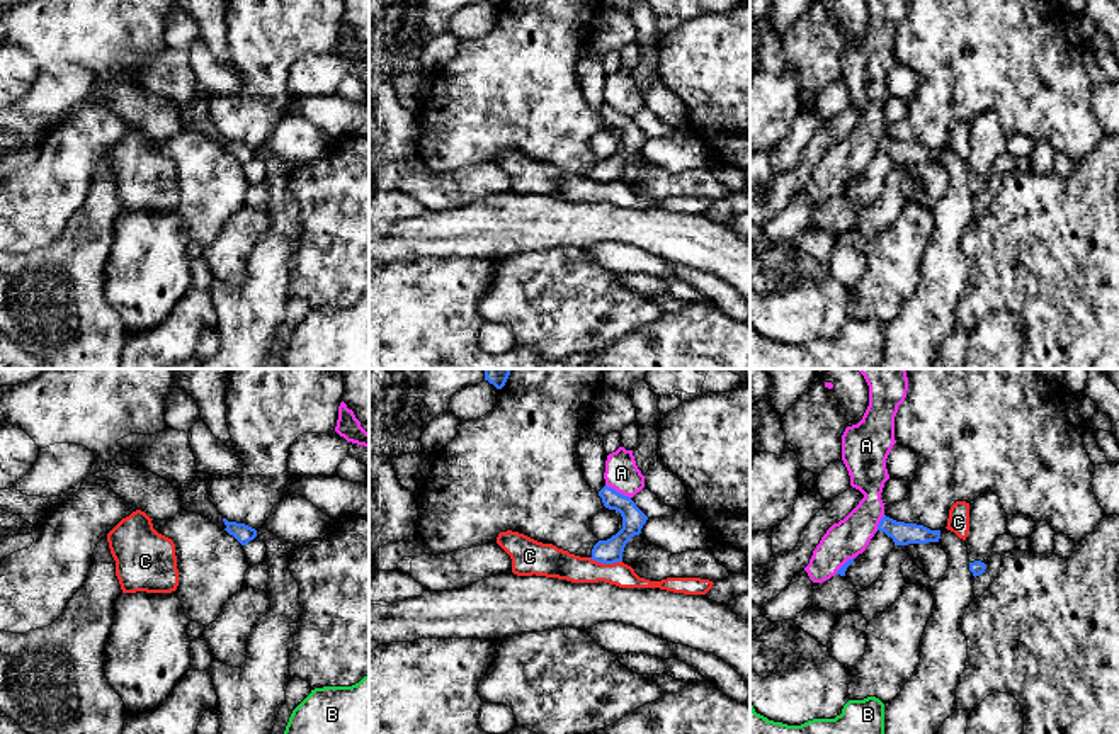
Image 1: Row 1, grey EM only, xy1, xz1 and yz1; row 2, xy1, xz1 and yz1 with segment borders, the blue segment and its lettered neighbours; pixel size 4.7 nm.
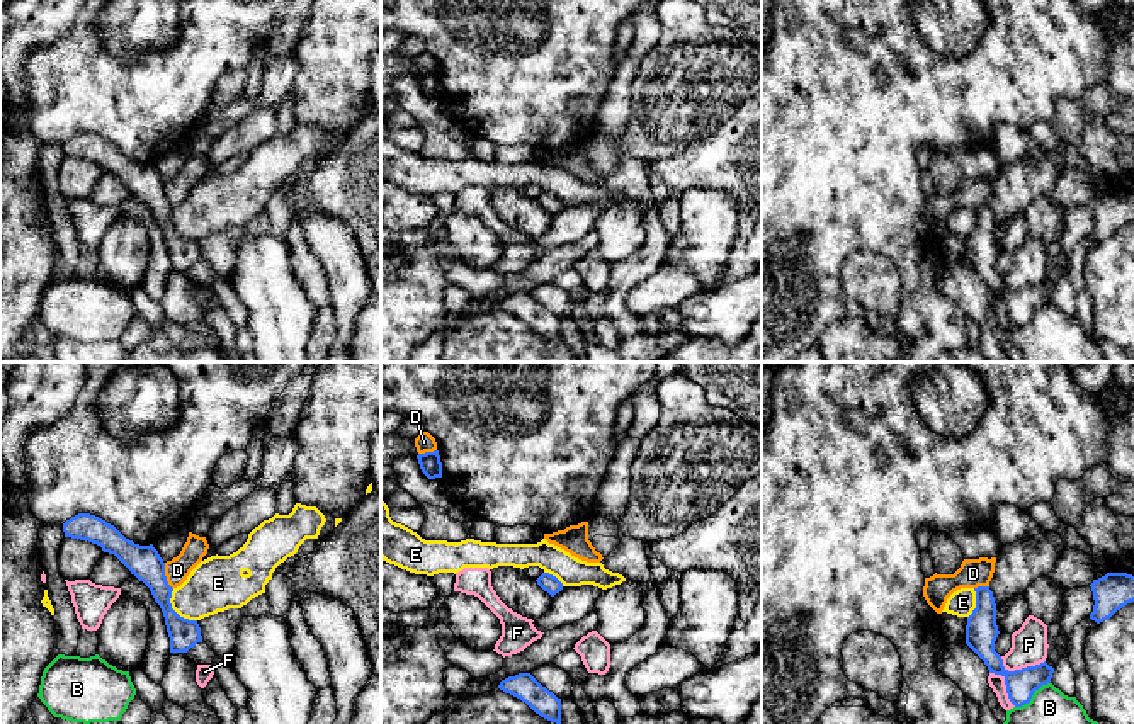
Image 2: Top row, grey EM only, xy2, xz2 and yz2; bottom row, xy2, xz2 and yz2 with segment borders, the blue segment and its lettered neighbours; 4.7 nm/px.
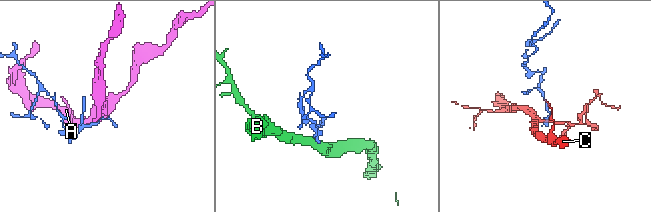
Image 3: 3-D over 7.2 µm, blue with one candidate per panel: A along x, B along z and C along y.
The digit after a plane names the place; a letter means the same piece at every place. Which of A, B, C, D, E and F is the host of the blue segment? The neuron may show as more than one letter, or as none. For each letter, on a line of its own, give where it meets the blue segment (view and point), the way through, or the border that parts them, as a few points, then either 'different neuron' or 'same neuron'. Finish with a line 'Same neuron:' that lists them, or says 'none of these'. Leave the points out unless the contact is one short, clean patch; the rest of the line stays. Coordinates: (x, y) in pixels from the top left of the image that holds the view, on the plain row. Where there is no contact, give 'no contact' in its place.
A: contact xz1 (616, 111); border xz1 (606, 104), (630, 118); different neuron
B: contact yz2 (1032, 313); border yz2 (1049, 301), (1043, 303), (1027, 322), (1015, 327); different neuron
C: contact xz1 (606, 182); border xz1 (589, 177), (599, 182), (621, 180); different neuron
D: contact xy2 (165, 196); different neuron
E: contact xy2 (174, 230); border xy2 (172, 208), (170, 225), (181, 235), (196, 240); different neuron
F: contact yz2 (1020, 289); different neuron
Same neuron: none of these

